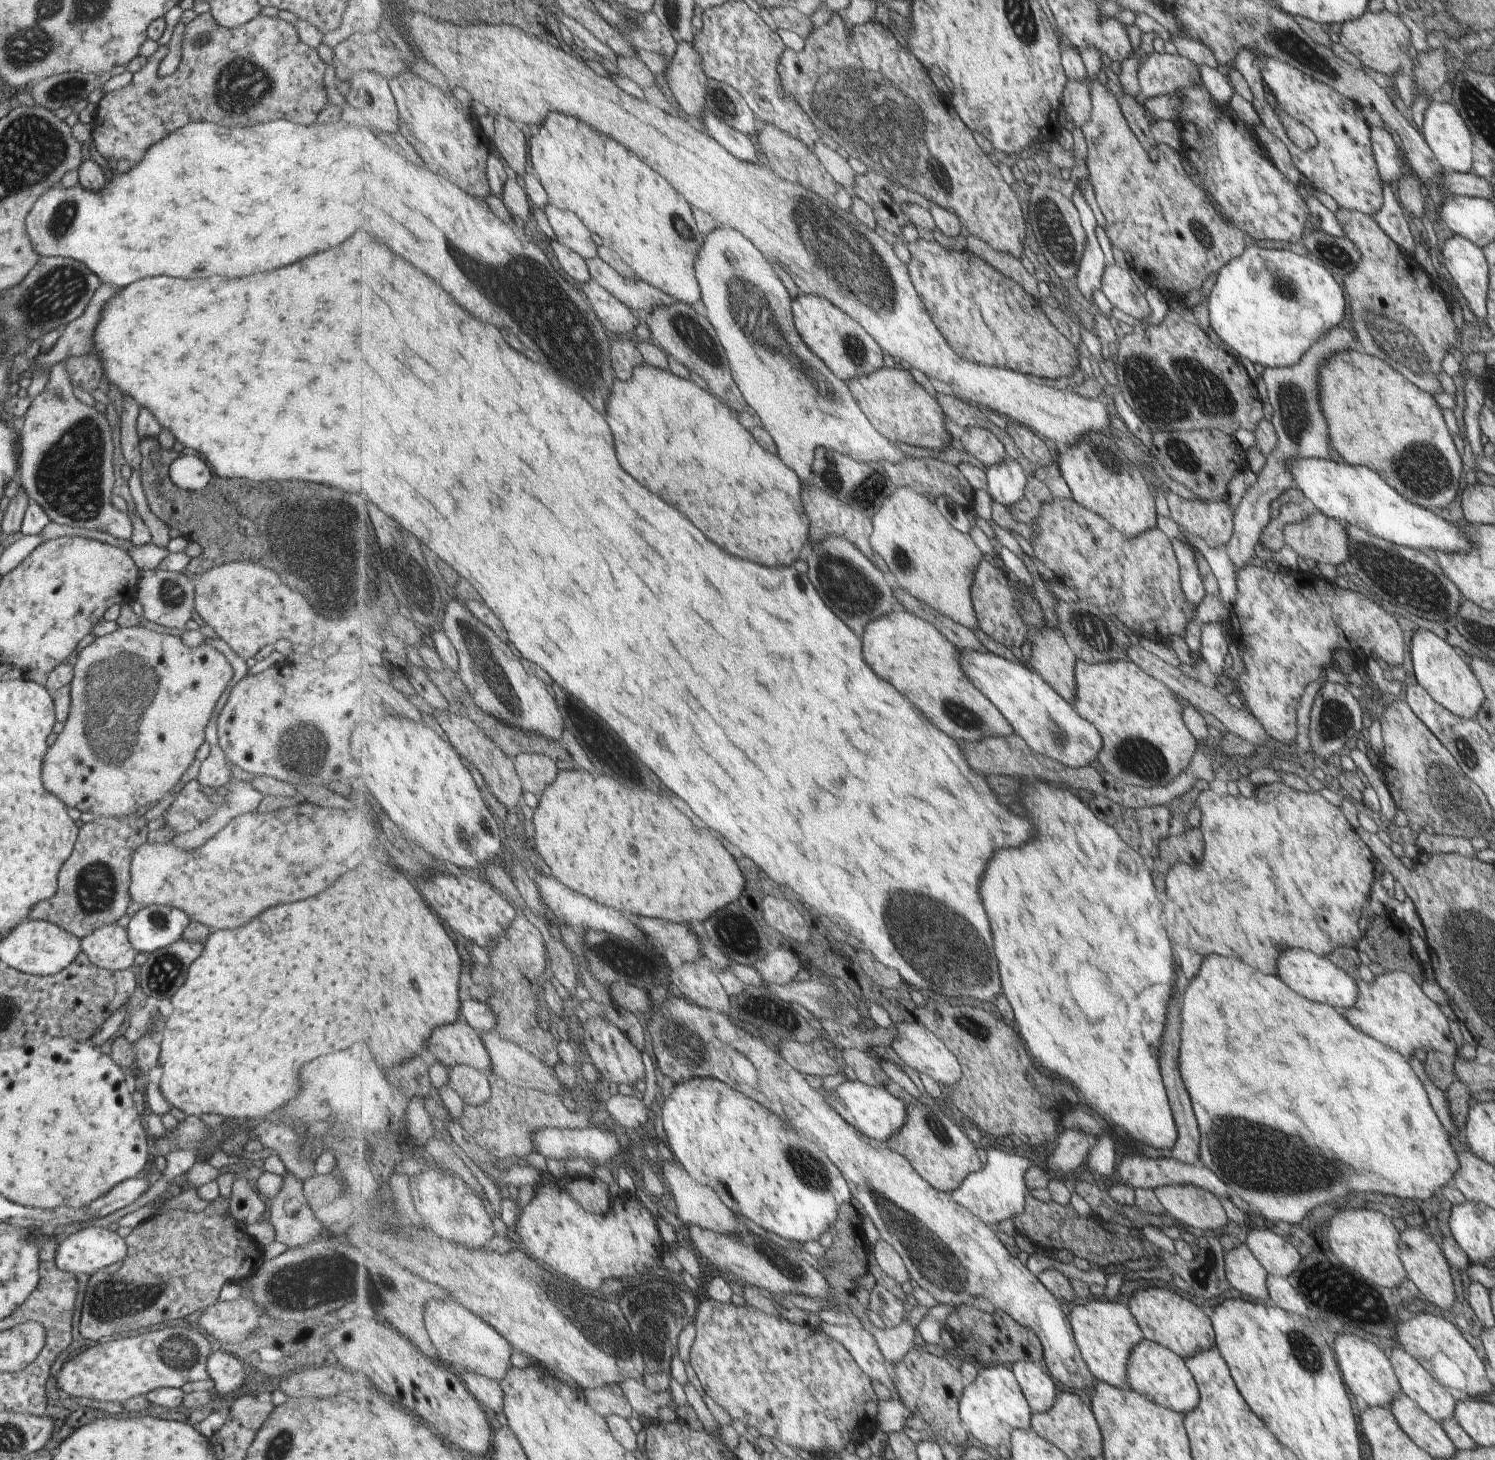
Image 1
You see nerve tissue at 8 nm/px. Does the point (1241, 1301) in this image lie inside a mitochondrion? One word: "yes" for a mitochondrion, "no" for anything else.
no

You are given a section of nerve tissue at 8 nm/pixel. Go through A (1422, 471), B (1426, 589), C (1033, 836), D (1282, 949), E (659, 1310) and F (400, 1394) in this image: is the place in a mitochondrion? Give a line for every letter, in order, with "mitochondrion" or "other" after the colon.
A: mitochondrion
B: mitochondrion
C: other
D: other
E: mitochondrion
F: other

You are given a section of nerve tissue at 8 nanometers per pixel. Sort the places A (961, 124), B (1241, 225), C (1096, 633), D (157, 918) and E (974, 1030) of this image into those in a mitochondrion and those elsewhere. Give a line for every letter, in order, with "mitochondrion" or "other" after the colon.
A: other
B: other
C: mitochondrion
D: mitochondrion
E: mitochondrion

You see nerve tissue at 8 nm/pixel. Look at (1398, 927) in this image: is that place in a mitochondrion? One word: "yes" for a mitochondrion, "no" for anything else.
no

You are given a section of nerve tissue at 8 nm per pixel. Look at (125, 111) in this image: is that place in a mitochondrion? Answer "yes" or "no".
no

